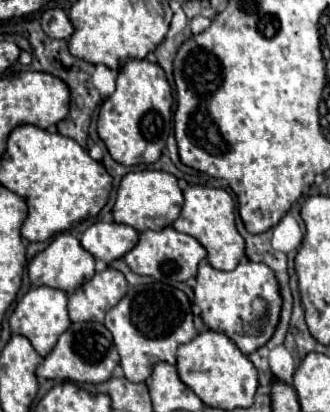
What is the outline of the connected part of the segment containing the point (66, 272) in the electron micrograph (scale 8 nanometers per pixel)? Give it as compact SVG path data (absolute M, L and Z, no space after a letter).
M60 233L42 253L38 253L32 259L32 263L28 265L28 275L34 287L48 285L66 293L74 293L82 283L86 283L94 275L94 257L80 245L80 241L74 235Z

